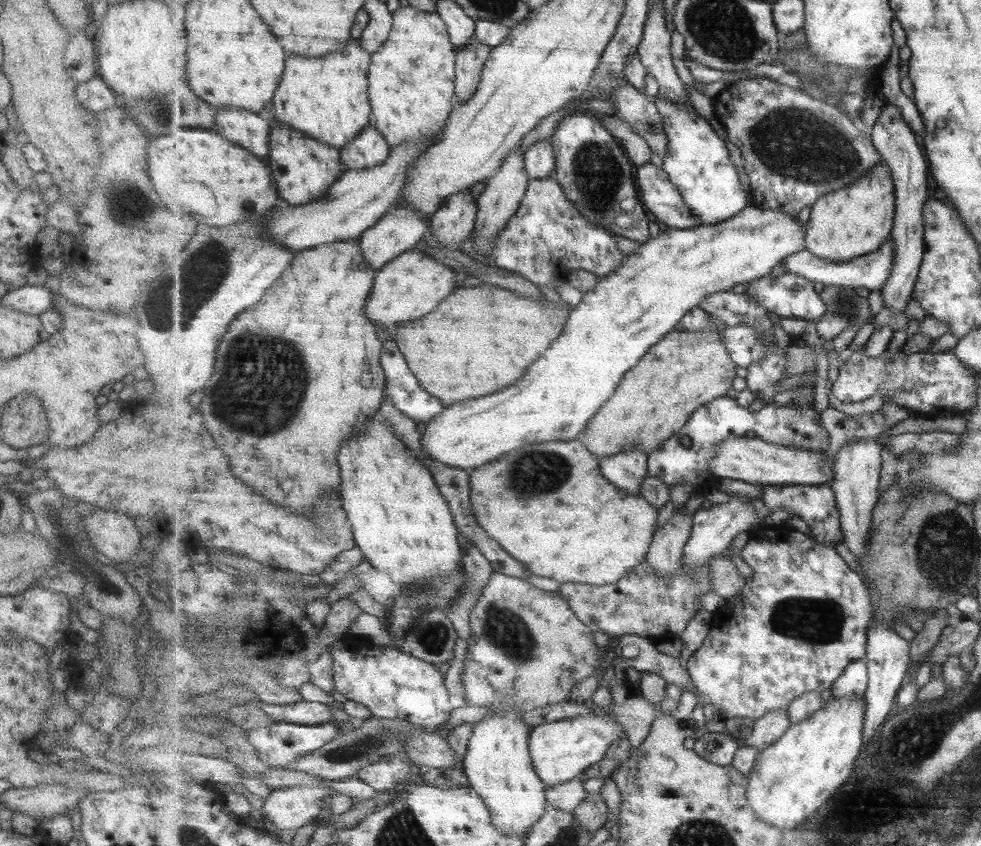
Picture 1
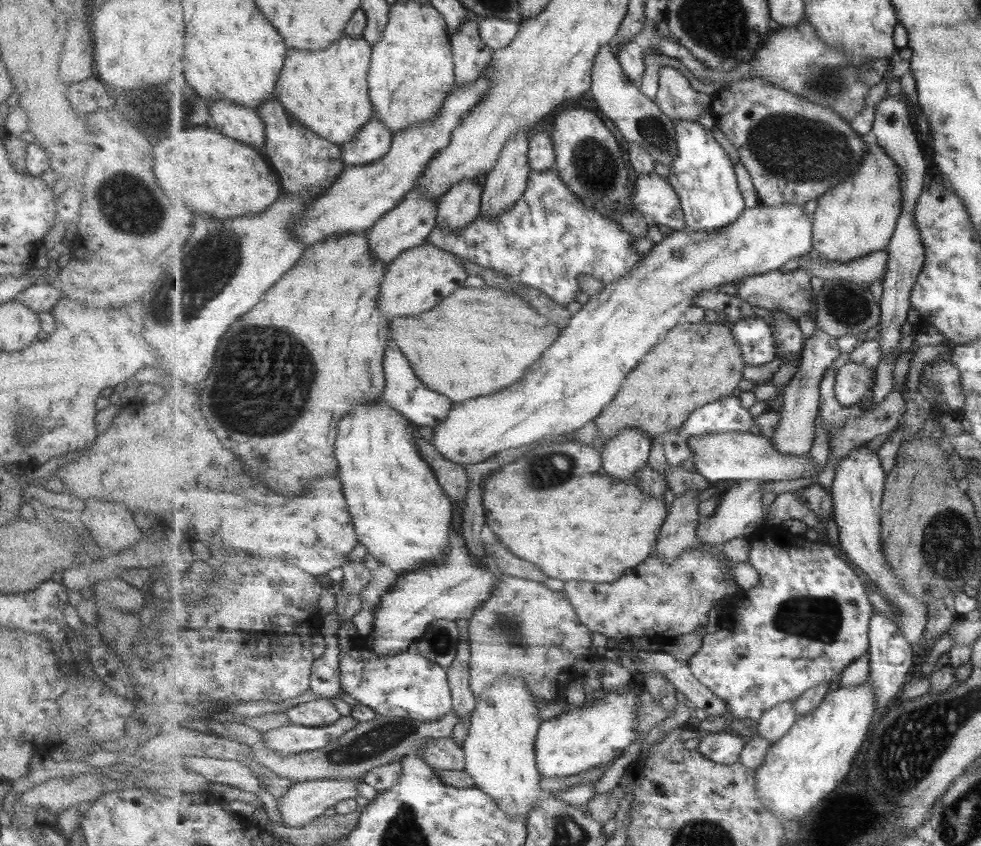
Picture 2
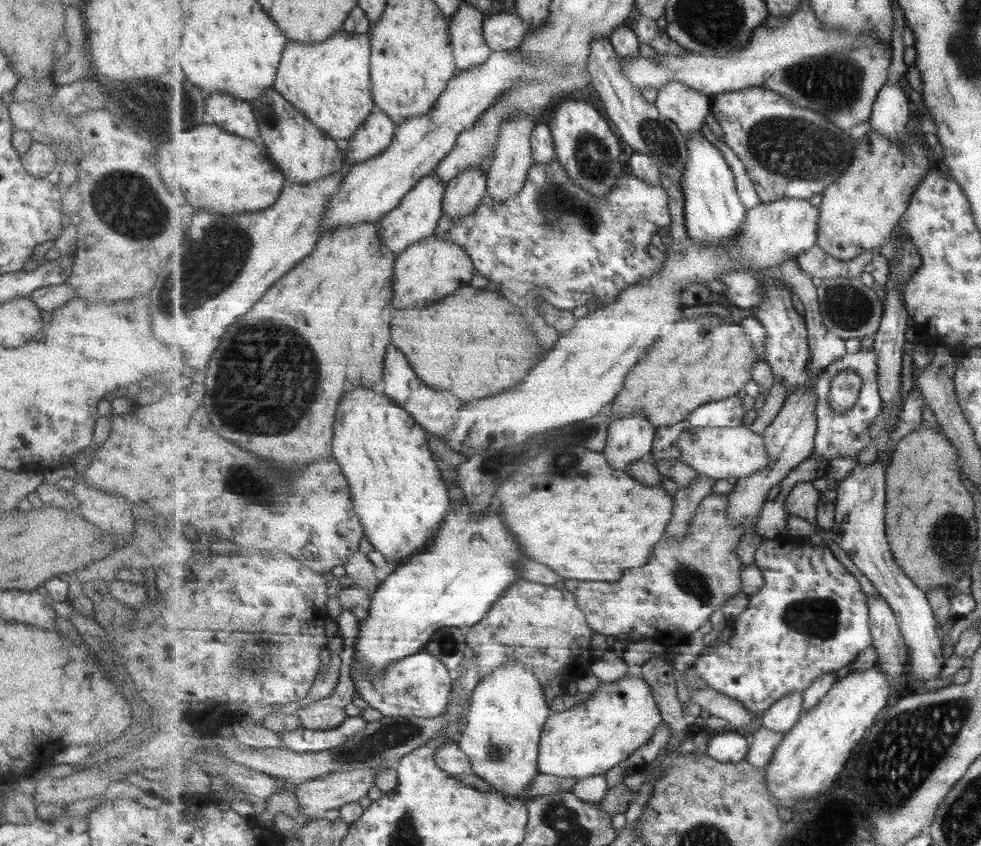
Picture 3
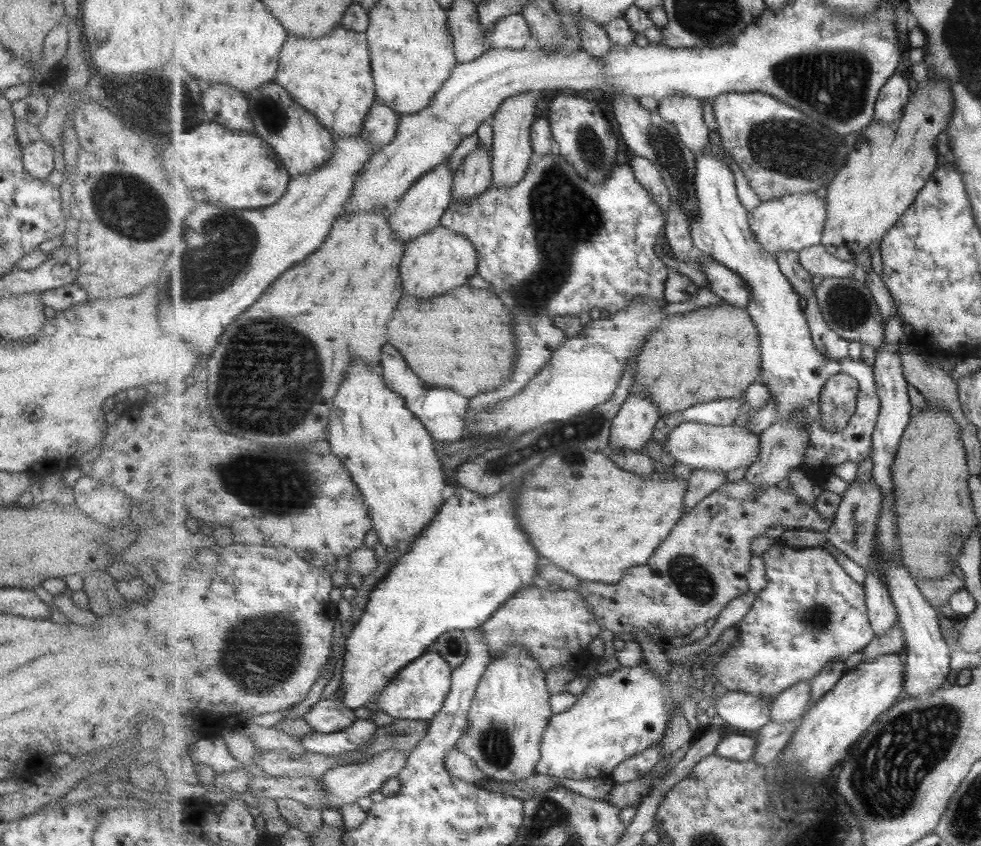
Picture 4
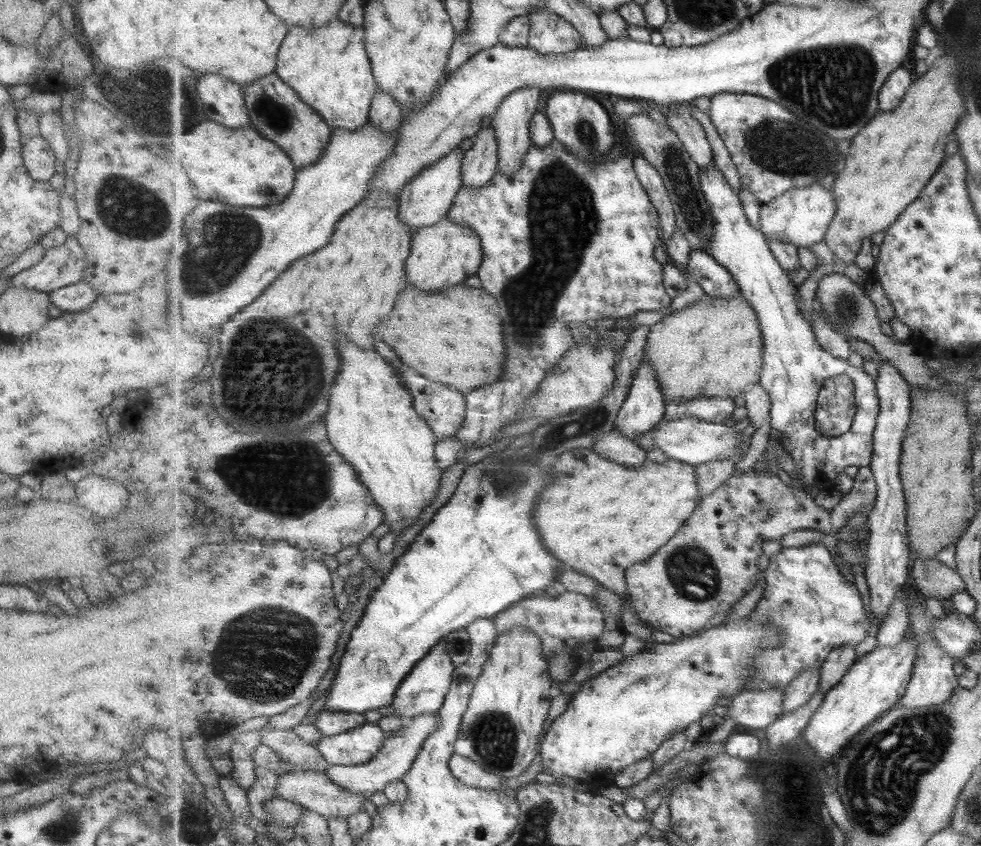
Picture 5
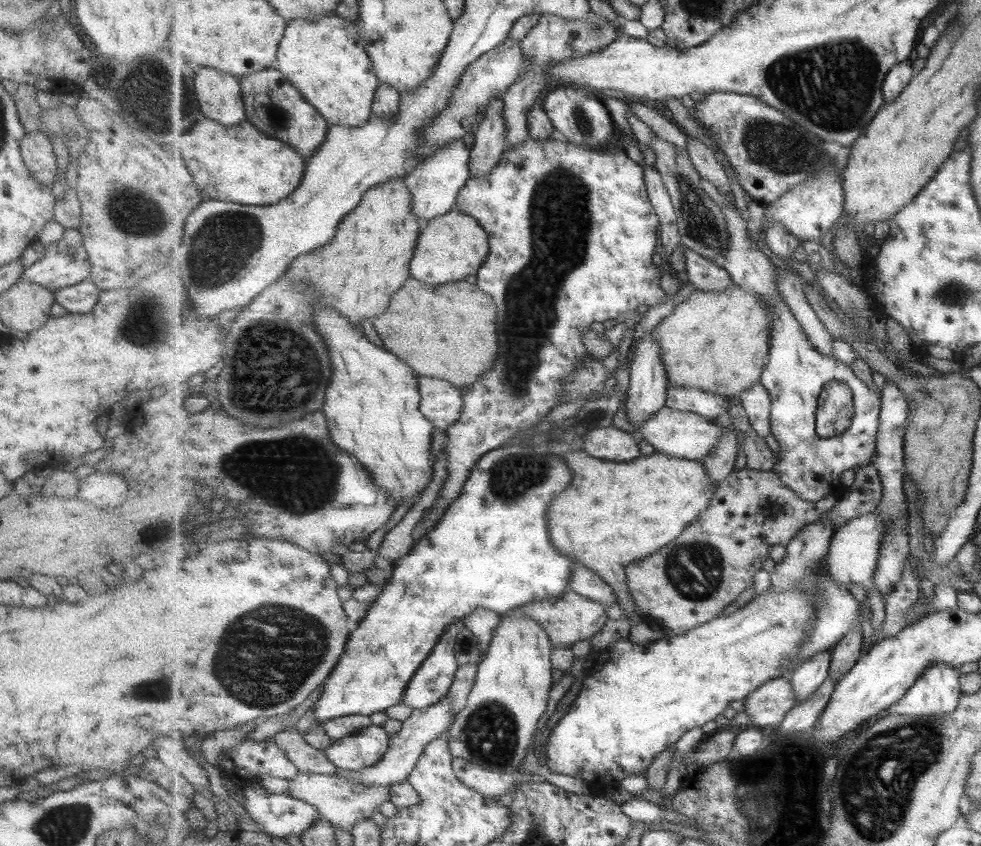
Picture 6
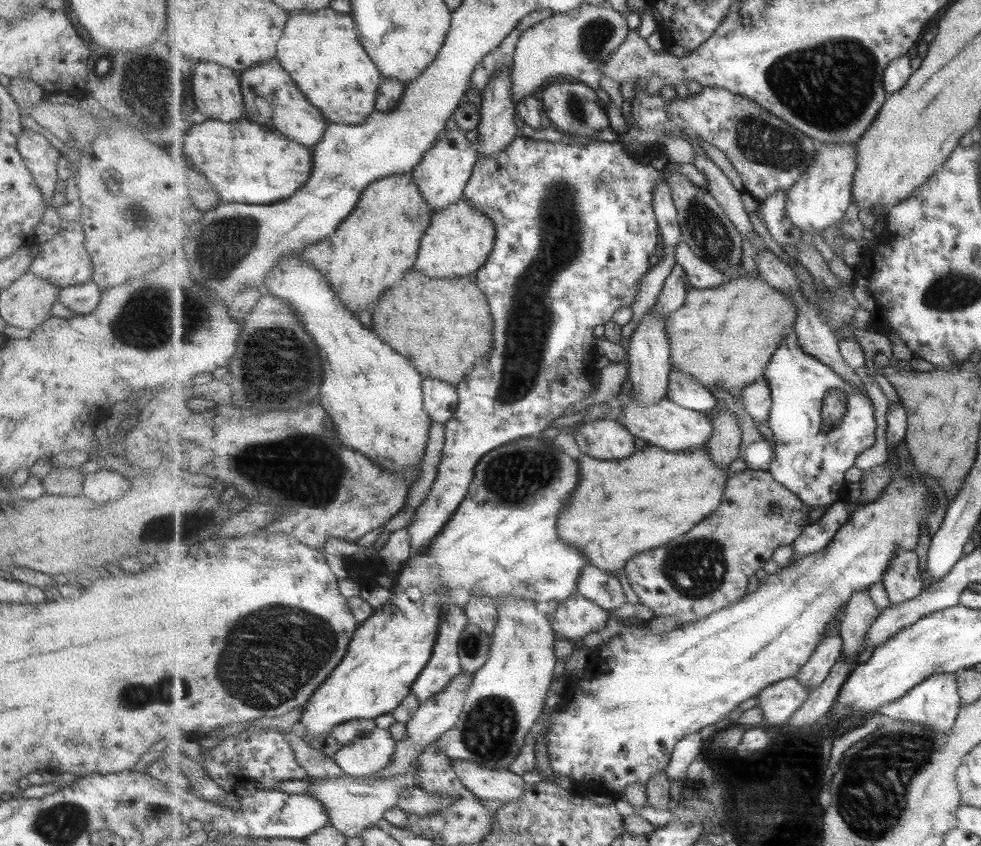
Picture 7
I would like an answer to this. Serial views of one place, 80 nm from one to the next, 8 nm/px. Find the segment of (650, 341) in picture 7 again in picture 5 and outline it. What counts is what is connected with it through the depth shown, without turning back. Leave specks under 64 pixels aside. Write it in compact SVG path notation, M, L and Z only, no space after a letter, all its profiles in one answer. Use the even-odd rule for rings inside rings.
M643 356L631 393L615 421L615 430L633 441L651 432L666 415L665 395L657 378L647 357Z

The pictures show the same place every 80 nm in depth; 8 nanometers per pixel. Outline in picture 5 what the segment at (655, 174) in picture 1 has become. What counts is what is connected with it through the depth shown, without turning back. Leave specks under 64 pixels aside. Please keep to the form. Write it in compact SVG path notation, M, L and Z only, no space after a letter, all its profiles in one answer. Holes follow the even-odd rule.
M554 143L545 148L532 145L532 149L526 154L524 160L524 166L512 176L505 176L498 172L489 184L481 188L463 186L457 193L454 206L447 216L459 226L470 226L470 229L479 235L483 247L484 261L476 276L481 280L485 290L489 290L491 294L495 294L495 298L499 298L499 304L503 306L503 320L505 320L505 326L507 326L507 352L505 352L507 359L505 359L502 379L496 384L485 385L473 390L465 396L467 400L466 419L455 438L461 442L479 442L479 440L481 443L487 442L489 438L497 436L499 430L505 428L505 425L513 423L515 419L522 418L526 413L529 400L535 396L537 387L542 383L542 380L559 366L559 360L565 356L565 353L571 352L577 346L574 335L571 333L570 324L572 322L585 322L585 320L596 320L598 318L611 322L629 317L639 310L645 310L645 312L647 310L659 310L663 312L665 308L671 306L672 298L666 291L665 265L655 260L655 248L661 240L659 228L662 228L662 220L650 194L638 179L633 158L622 157L619 153L615 153L604 156L602 162L585 164L574 154L569 154L562 145Z

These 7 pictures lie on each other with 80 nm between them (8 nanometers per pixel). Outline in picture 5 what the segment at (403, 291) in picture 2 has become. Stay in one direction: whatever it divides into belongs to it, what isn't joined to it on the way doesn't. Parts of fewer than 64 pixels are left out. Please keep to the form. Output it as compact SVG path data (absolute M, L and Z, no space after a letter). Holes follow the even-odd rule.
M445 217L435 226L414 231L411 256L406 260L408 282L419 290L435 292L465 283L469 276L476 276L484 261L479 235L470 226L459 226Z

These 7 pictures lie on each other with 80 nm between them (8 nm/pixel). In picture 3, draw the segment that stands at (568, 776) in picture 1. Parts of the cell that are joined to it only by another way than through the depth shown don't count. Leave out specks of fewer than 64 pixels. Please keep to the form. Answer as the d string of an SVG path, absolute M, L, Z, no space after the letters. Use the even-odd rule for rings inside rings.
M640 670L619 682L600 681L594 693L571 710L555 712L545 723L540 740L538 767L541 774L578 779L604 775L641 748L663 721L650 684Z

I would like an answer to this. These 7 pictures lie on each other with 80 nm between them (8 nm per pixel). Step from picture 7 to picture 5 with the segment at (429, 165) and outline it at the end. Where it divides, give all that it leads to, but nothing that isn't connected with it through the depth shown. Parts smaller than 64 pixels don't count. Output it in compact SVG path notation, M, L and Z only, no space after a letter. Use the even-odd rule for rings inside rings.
M461 149L454 150L449 156L418 174L400 193L398 215L400 221L413 230L413 234L418 228L435 226L448 216L454 206L457 193L464 186L462 177L464 154Z

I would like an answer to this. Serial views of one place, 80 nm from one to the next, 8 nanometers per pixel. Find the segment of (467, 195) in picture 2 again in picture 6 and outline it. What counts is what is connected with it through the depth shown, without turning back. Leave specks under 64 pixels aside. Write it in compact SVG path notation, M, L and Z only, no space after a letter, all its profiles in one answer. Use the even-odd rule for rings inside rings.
M494 98L475 130L470 158L470 176L487 176L500 163L508 148L505 99Z

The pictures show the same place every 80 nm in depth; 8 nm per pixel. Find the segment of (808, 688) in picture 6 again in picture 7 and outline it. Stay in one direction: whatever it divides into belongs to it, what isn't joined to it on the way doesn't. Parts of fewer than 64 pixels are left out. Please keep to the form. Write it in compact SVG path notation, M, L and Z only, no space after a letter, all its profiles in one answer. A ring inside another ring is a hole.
M841 626L832 636L823 639L807 664L802 666L802 670L798 672L796 677L805 688L815 690L821 686L821 683L827 680L837 661L840 660L843 646L840 632Z

